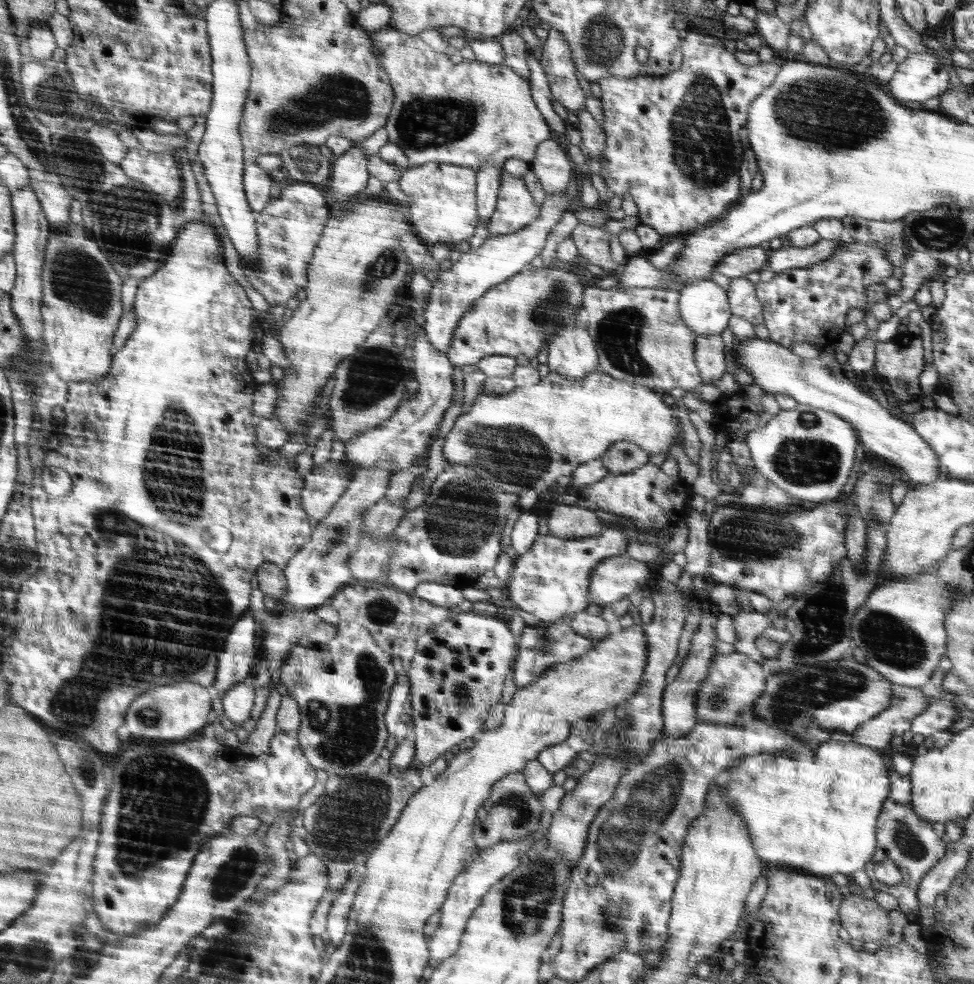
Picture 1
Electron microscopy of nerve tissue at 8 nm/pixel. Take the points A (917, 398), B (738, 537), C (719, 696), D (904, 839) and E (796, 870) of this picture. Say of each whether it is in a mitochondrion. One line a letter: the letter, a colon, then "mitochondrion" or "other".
A: other
B: mitochondrion
C: mitochondrion
D: mitochondrion
E: other

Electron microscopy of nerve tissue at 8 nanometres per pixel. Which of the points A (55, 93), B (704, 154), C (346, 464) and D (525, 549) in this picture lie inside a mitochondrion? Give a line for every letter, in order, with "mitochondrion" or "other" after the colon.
A: mitochondrion
B: mitochondrion
C: other
D: other

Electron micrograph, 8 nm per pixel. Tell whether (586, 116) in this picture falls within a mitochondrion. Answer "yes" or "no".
no

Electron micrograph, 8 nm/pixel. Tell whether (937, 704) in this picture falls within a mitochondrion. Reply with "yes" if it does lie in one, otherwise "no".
no

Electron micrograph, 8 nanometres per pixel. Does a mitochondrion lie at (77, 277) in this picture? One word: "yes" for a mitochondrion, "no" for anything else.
yes

